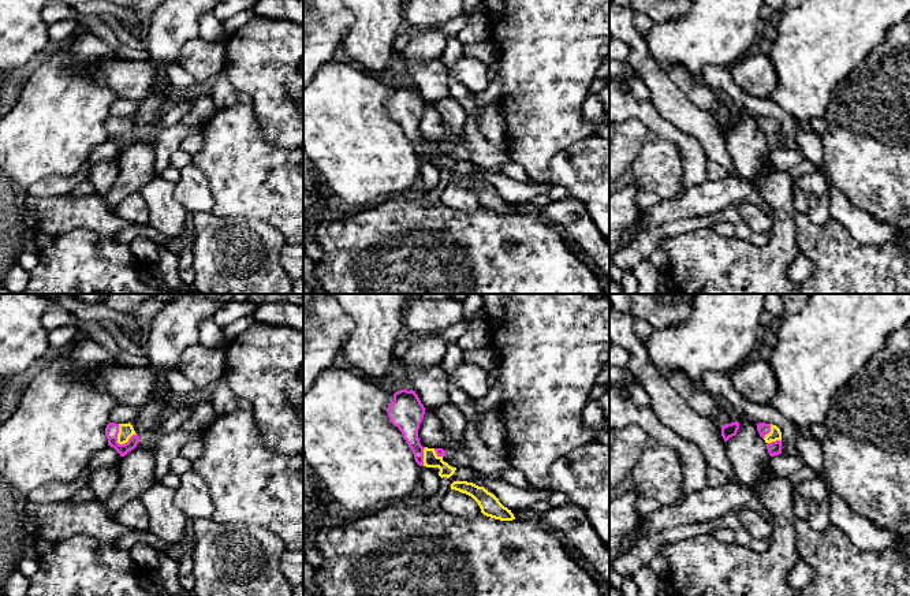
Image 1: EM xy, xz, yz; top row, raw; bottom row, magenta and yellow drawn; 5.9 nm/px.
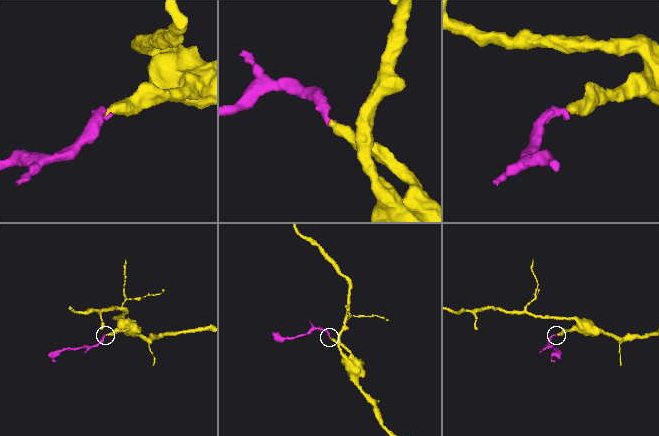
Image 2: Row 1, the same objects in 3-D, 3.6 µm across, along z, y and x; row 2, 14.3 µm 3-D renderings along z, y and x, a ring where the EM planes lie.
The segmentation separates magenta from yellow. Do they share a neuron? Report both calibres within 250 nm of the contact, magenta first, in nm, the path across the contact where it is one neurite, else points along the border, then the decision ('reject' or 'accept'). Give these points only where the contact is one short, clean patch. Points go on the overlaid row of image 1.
80/90 nm | across xy (112, 429), (119, 443), (127, 442), (126, 431) | accept

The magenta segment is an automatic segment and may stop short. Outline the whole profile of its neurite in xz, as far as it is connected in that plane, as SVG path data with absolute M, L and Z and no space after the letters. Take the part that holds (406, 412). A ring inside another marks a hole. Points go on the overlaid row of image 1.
M400 390L395 392L387 411L389 421L399 428L419 466L439 468L441 478L450 478L455 473L456 468L443 461L445 455L443 448L428 448L419 443L418 429L425 414L425 407L415 391Z

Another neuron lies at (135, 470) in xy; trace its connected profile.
M134 448L118 463L119 480L101 503L115 517L133 499L138 499L154 481L154 450Z

